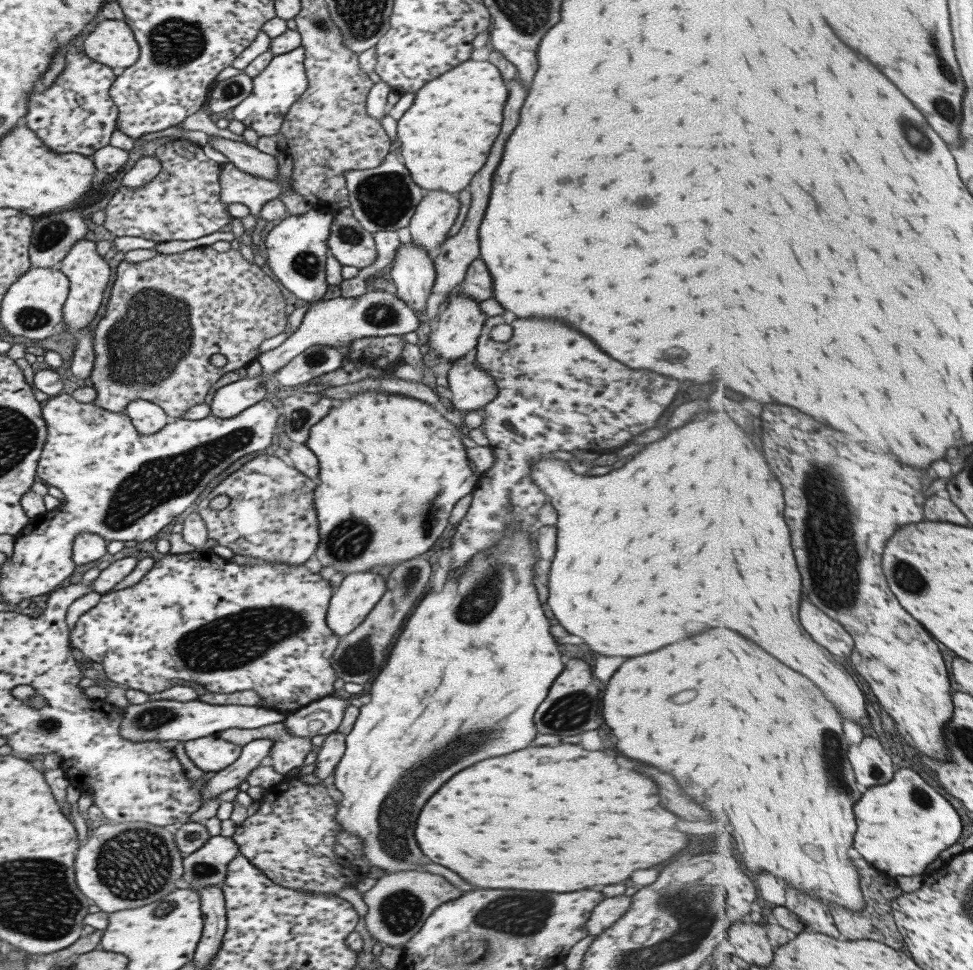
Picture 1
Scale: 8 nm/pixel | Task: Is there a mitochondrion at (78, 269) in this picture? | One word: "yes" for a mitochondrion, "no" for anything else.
no

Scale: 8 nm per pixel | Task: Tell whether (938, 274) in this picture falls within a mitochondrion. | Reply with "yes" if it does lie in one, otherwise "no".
no

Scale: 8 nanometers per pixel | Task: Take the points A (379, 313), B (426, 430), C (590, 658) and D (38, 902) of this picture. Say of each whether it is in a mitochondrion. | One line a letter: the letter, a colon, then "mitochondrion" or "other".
A: mitochondrion
B: other
C: other
D: mitochondrion

